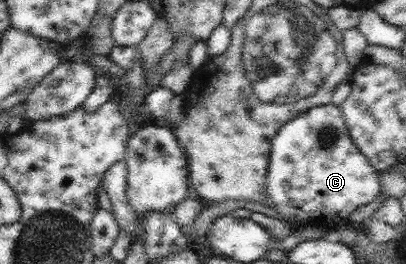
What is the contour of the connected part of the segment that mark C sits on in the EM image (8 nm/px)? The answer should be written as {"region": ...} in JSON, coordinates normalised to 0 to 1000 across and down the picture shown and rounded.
{"region":[[[803,390],[761,409],[729,447],[700,466],[667,530],[655,746],[667,784],[714,833],[756,837],[803,875],[857,852],[857,830],[882,784],[916,769],[936,739],[933,659],[901,591],[869,542],[837,405]]]}

